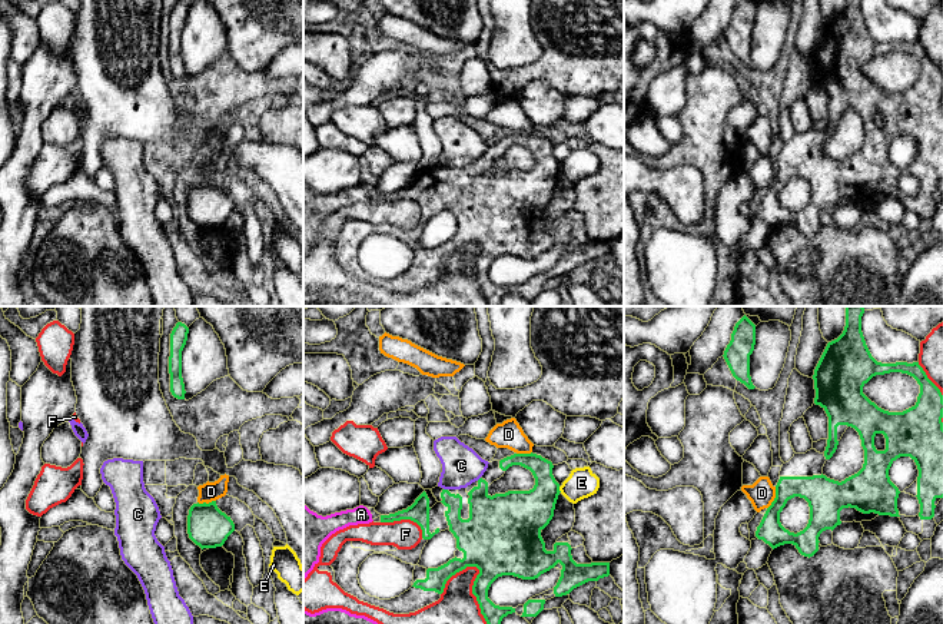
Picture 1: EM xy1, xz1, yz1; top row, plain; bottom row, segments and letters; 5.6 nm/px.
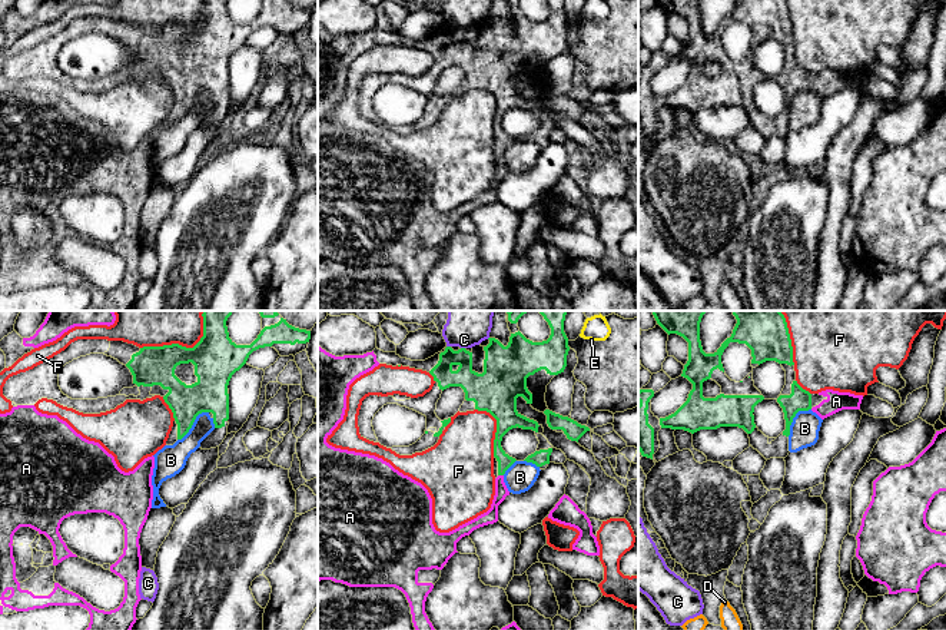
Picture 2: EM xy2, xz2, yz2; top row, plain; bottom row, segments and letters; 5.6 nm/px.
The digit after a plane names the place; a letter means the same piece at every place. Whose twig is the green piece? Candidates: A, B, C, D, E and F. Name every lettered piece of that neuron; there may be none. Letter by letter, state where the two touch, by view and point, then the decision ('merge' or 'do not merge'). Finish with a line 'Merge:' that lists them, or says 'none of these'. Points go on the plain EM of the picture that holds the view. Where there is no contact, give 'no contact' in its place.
A: contact xz2 (501, 153); merge
B: contact xy2 (192, 103); do not merge
C: contact xz1 (445, 169); do not merge
D: contact yz1 (774, 178); do not merge
E: contact xz1 (558, 169); do not merge
F: contact xz1 (472, 272); do not merge
Merge: A

